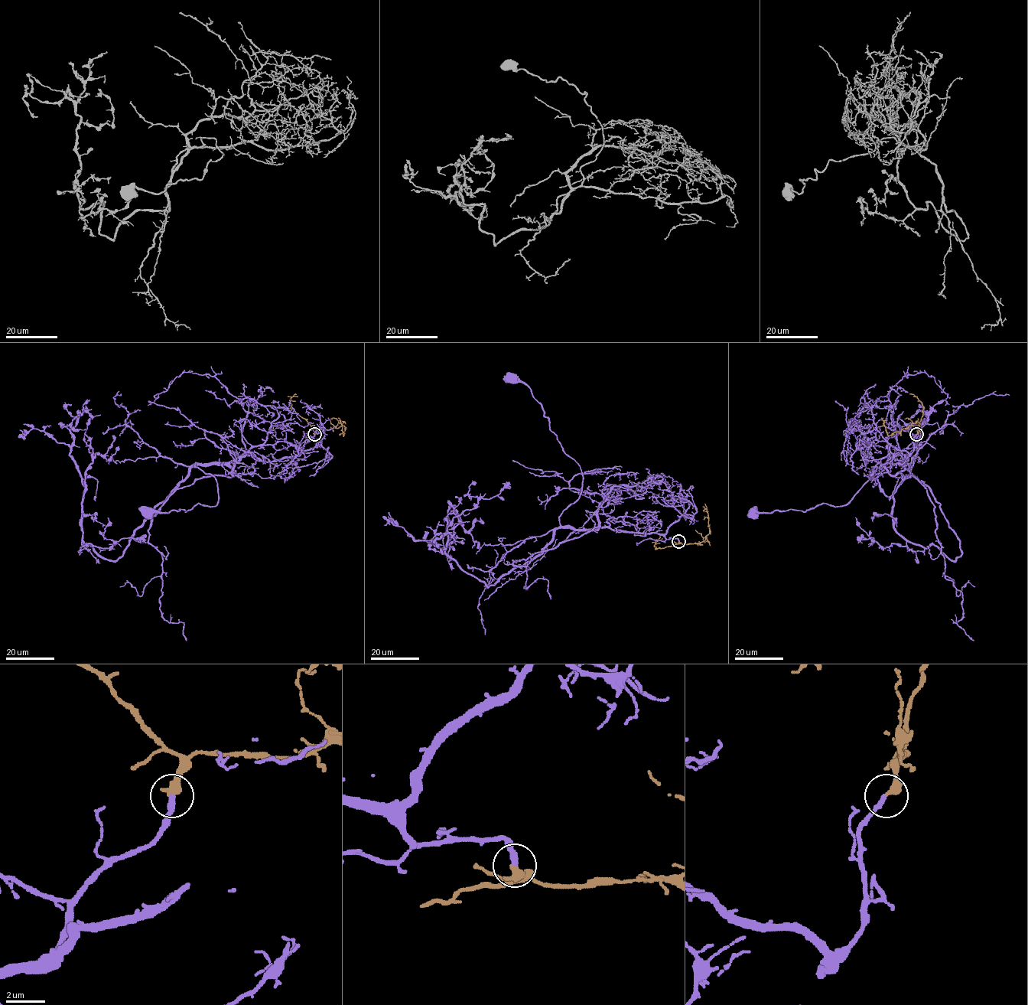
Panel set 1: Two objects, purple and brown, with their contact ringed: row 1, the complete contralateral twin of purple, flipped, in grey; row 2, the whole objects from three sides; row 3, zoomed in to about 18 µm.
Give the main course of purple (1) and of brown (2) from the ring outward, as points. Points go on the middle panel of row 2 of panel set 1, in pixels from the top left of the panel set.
1: (678, 541), (655, 533), (563, 527), (559, 515), (578, 498), (583, 474), (551, 430), (531, 389), (513, 376)
2: (678, 541), (681, 543), (695, 543), (704, 540), (709, 528), (708, 513), (703, 506)

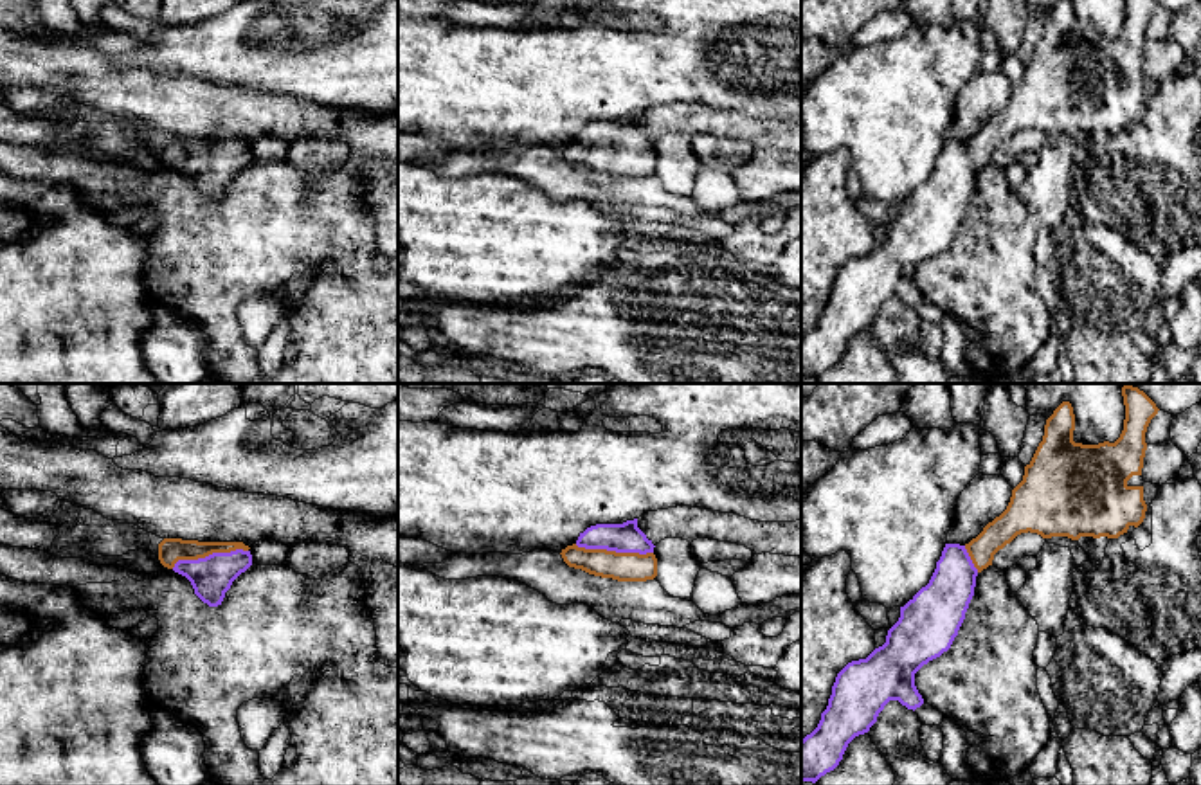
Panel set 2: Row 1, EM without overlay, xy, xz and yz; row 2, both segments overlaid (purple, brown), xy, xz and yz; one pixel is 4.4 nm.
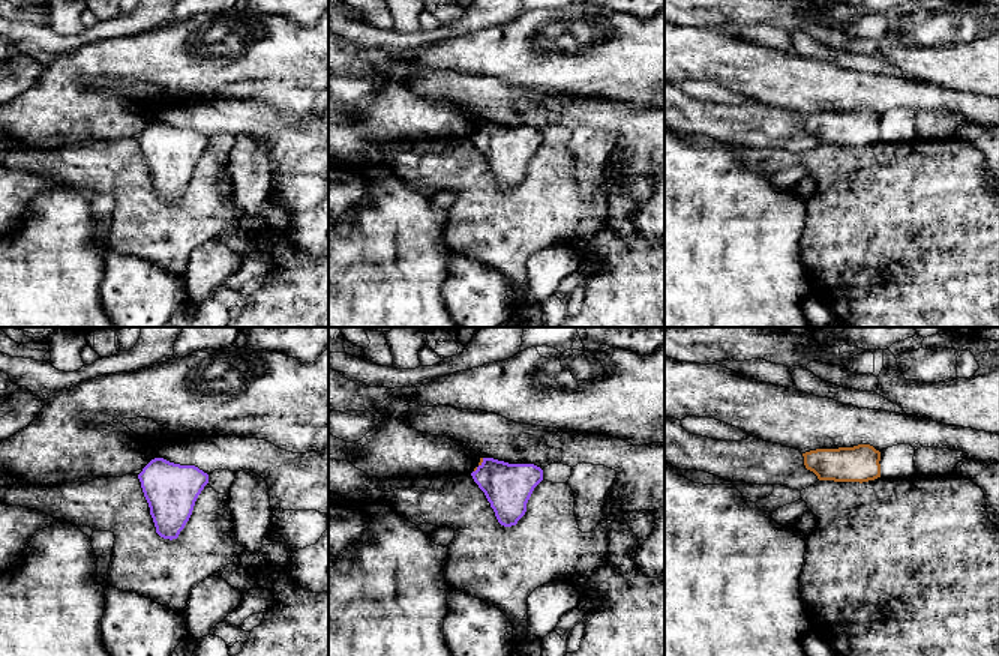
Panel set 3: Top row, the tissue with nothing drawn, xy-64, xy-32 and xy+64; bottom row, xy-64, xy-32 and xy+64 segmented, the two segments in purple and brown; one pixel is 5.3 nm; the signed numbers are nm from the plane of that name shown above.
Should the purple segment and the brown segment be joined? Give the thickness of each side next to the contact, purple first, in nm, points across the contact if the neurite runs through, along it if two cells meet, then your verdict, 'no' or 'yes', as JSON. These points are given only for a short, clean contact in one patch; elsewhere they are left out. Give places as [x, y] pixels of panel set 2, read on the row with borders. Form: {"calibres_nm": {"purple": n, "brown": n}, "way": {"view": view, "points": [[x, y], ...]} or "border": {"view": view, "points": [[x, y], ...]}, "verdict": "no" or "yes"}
{"calibres_nm": {"purple": 190, "brown": 110}, "way": {"view": "xy", "points": [[211, 577], [209, 555], [177, 555], [170, 550]]}, "verdict": "yes"}

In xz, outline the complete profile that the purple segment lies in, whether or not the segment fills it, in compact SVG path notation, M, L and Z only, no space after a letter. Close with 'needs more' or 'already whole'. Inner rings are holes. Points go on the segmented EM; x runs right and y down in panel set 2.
M637 519L623 524L596 524L562 549L569 567L618 582L646 582L657 576L654 544L637 528Z; needs more

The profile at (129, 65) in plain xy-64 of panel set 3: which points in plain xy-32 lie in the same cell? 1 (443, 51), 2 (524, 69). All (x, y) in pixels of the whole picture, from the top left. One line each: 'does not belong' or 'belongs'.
1: belongs
2: belongs

